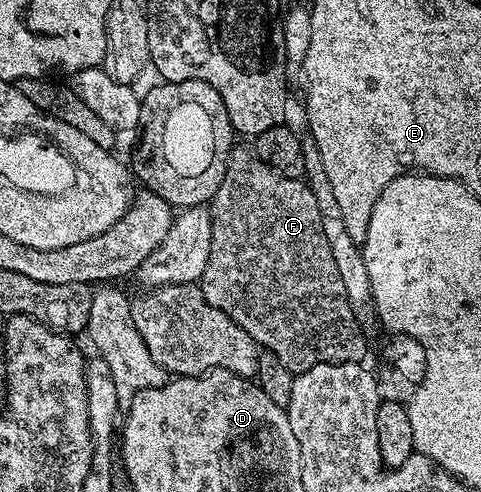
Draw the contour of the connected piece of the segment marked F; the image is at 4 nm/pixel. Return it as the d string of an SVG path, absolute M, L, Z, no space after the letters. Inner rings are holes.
M238 148L231 153L224 180L220 180L220 188L208 209L212 220L212 248L200 285L202 295L212 308L220 308L220 312L240 324L258 347L272 352L294 375L303 374L321 362L363 361L368 338L356 324L336 260L332 260L332 248L328 248L328 236L324 236L316 196L303 179L284 176L249 149Z

